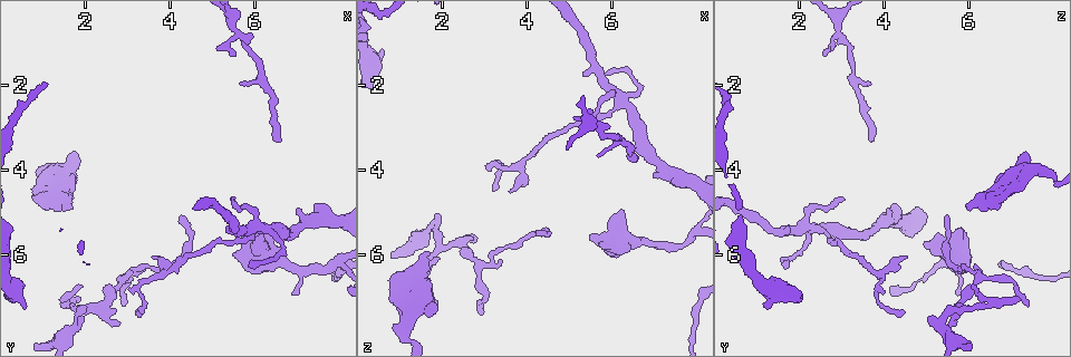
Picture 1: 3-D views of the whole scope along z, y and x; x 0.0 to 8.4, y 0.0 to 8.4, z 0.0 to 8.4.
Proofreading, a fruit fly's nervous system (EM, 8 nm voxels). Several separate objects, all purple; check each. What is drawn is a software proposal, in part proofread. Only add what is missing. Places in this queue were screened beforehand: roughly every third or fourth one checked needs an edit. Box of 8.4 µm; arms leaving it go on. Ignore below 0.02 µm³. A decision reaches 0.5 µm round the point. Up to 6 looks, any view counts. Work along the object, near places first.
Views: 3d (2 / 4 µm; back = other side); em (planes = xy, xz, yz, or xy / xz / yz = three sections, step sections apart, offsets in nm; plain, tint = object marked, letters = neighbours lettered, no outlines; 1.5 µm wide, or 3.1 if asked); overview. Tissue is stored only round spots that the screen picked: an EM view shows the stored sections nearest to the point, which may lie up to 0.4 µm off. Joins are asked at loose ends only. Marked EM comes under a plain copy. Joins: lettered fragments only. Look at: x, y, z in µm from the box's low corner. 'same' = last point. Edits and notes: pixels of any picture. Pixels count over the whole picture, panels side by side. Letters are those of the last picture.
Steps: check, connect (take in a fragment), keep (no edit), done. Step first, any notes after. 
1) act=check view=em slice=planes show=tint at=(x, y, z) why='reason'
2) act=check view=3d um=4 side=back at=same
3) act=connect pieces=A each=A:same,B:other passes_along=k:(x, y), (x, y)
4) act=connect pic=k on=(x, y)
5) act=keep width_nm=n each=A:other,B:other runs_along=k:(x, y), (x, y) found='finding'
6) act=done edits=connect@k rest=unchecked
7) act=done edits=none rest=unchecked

act=check view=em slice=xy step=8 show=letters at=(5.50, 1.30, 2.65) why='tapers out'

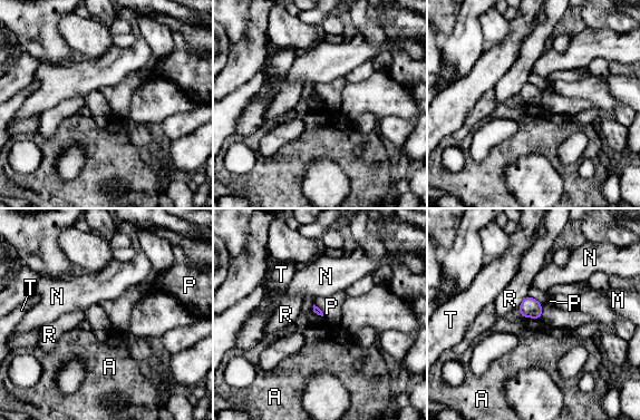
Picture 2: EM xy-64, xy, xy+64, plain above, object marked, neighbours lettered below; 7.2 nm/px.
act=check view=em slice=planes show=letters at=same why='another direction'

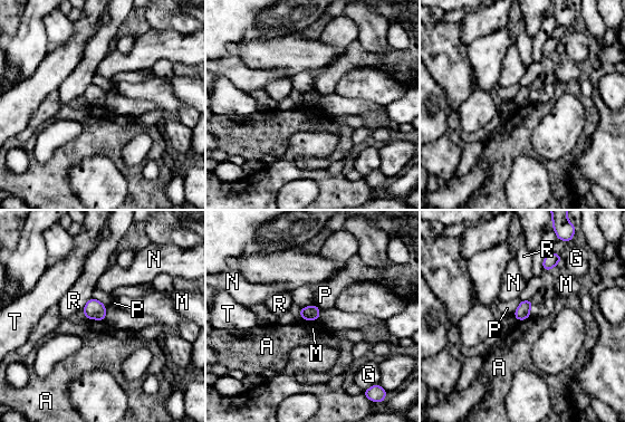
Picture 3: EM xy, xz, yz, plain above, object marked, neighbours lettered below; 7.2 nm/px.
act=keep width_nm=100 each=A:other,G:other,M:other,N:other,P:other,R:other,T:other found='no lettered fragment goes on from it'

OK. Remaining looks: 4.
act=check view=em slice=planes show=letters at=(6.55, 3.35, 3.65) why='free end'

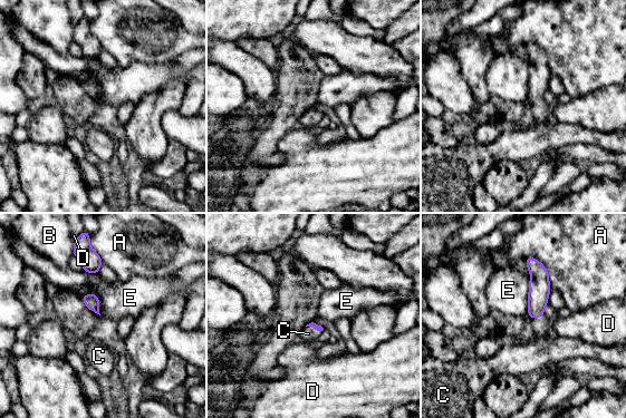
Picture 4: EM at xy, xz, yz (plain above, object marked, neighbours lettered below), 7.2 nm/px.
act=connect pieces=C each=A:other,B:other,C:same,D:other,E:other passes_along=4:(318, 328), (314, 327), (308, 333) found='the cell continues'

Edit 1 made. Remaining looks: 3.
act=done edits=connect@4 rest=unchecked

